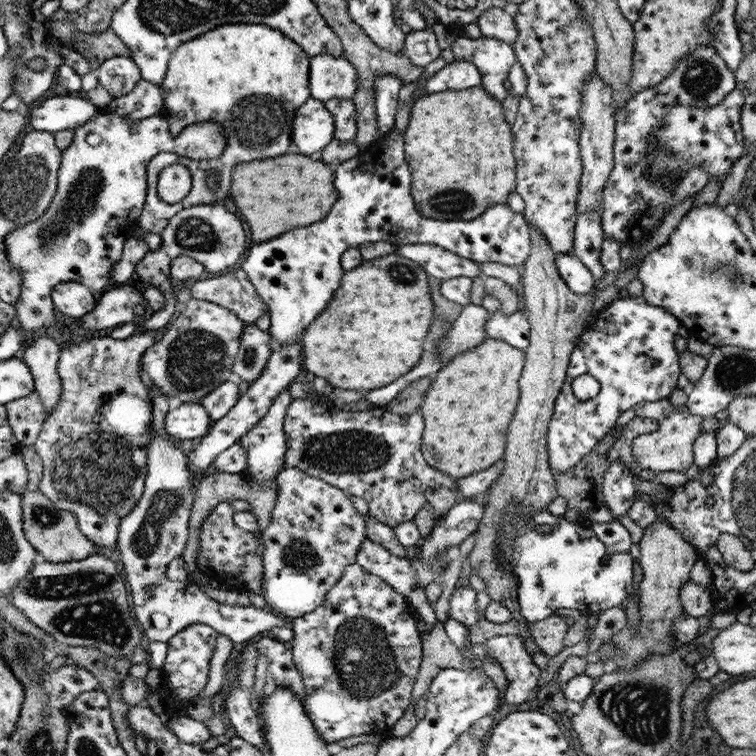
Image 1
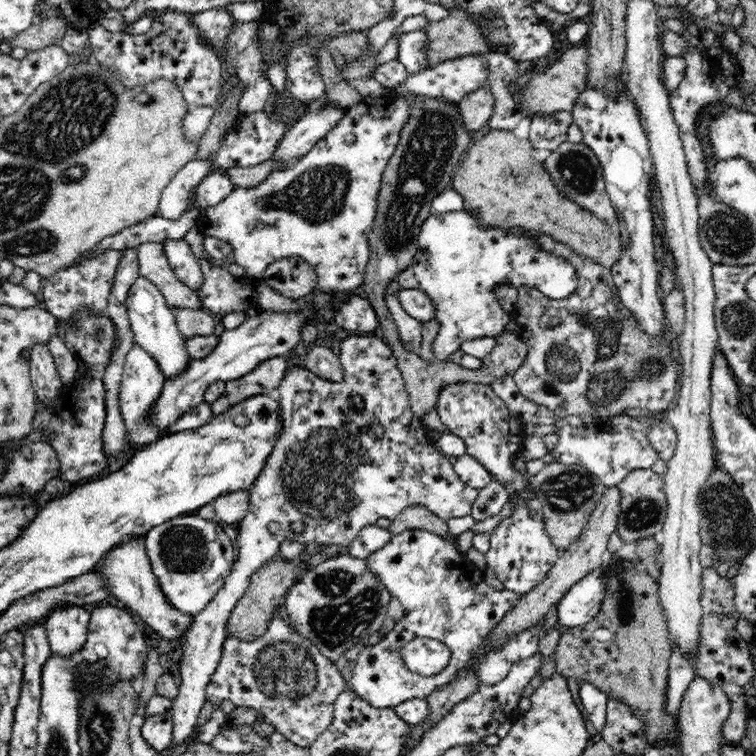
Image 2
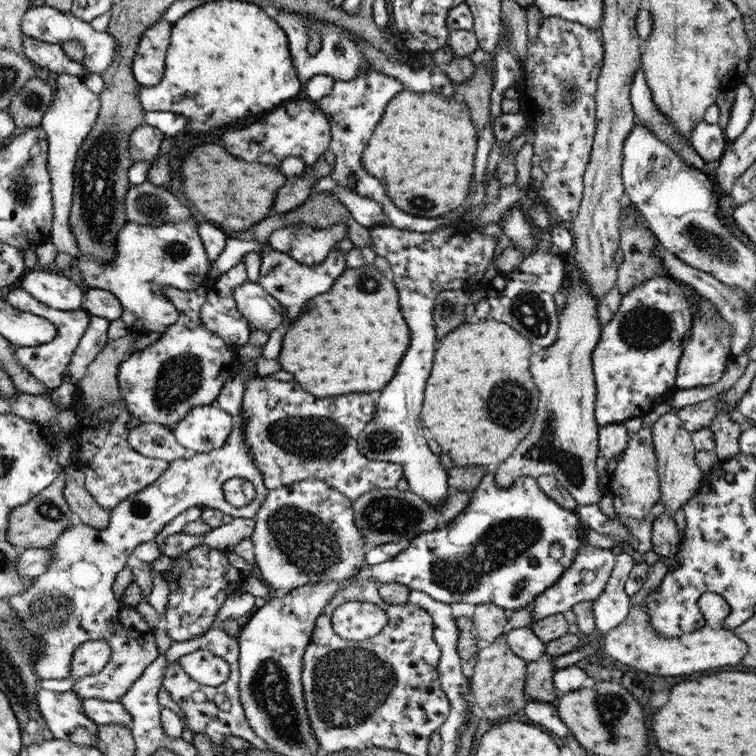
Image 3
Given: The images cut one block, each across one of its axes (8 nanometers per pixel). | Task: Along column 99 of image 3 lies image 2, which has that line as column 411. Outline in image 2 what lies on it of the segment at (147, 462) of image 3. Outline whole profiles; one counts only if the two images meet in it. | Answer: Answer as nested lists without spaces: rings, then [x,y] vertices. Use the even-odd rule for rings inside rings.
[[[358,334],[354,337],[348,337],[342,340],[338,344],[339,362],[342,366],[343,377],[338,381],[328,381],[328,379],[318,377],[313,374],[310,370],[307,370],[302,364],[294,366],[292,370],[288,370],[286,375],[281,378],[276,391],[276,397],[279,404],[281,405],[281,417],[283,420],[281,435],[275,442],[274,448],[271,450],[270,456],[267,458],[266,465],[262,468],[262,472],[258,478],[251,484],[249,488],[249,507],[246,516],[238,523],[238,556],[234,562],[234,566],[231,569],[231,573],[226,577],[225,583],[222,588],[216,593],[216,596],[209,602],[209,604],[194,617],[193,623],[191,624],[190,630],[187,630],[186,640],[182,642],[182,656],[180,657],[178,664],[178,674],[180,674],[180,685],[178,687],[178,694],[174,700],[172,700],[172,706],[170,709],[172,719],[172,734],[170,748],[176,749],[182,742],[191,736],[194,726],[196,726],[196,720],[198,720],[198,714],[206,702],[206,684],[210,682],[210,676],[214,674],[216,667],[218,666],[219,659],[222,654],[223,642],[226,638],[226,624],[228,624],[228,618],[231,613],[235,610],[238,601],[245,595],[247,586],[250,584],[251,576],[259,568],[262,568],[266,563],[272,561],[272,557],[276,556],[281,547],[282,541],[290,539],[292,541],[298,541],[302,543],[306,548],[317,546],[336,546],[344,545],[347,547],[354,539],[358,536],[358,533],[366,526],[376,525],[379,518],[388,518],[394,520],[403,508],[408,505],[422,505],[426,506],[430,512],[438,515],[442,520],[447,521],[450,518],[462,518],[462,516],[470,516],[472,506],[476,497],[479,495],[479,489],[475,489],[470,485],[462,482],[462,479],[458,477],[456,471],[453,468],[453,461],[448,460],[443,453],[436,451],[433,447],[433,442],[429,440],[429,436],[426,433],[426,427],[422,420],[419,420],[414,416],[411,410],[409,395],[407,394],[405,384],[403,381],[403,375],[397,368],[397,359],[394,357],[393,349],[389,347],[389,344],[384,344],[383,340],[373,335],[361,335]],[[270,522],[278,522],[279,532],[270,533],[268,524]],[[292,522],[304,522],[304,531],[300,533],[293,533]]]

